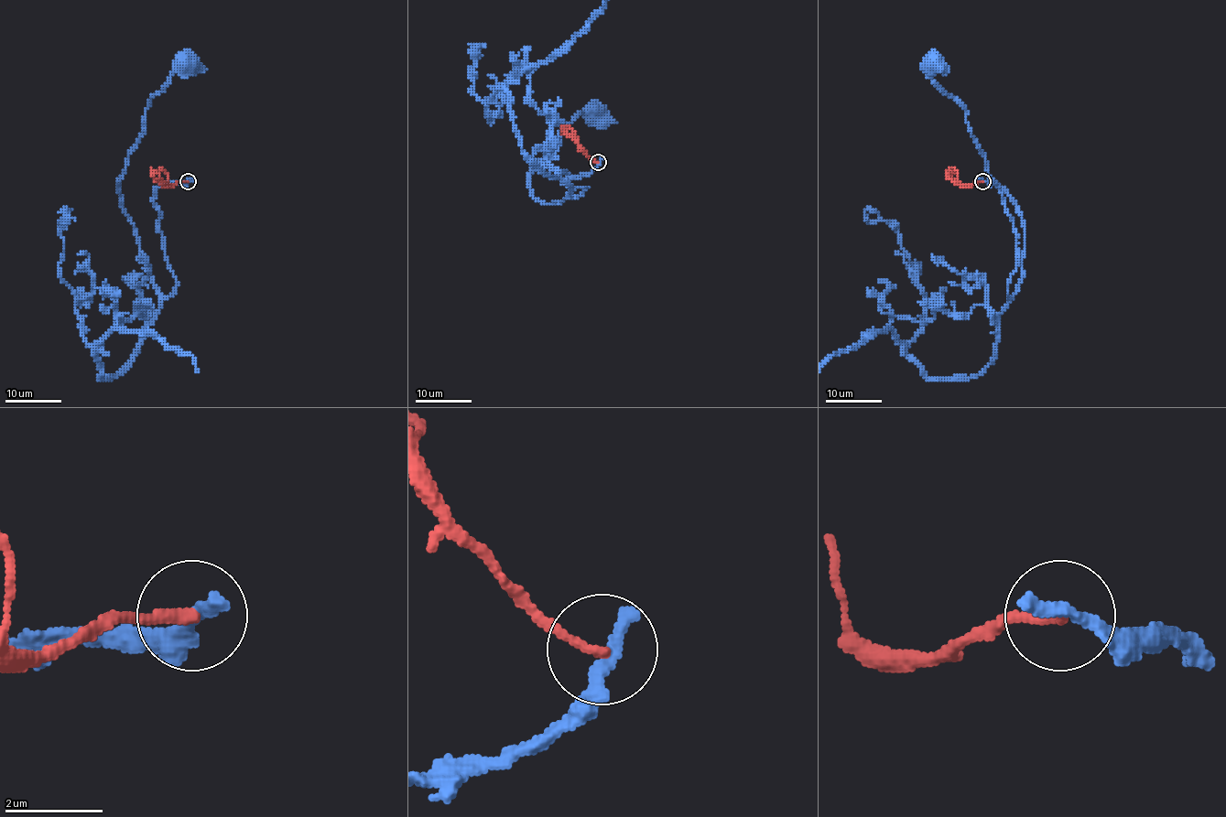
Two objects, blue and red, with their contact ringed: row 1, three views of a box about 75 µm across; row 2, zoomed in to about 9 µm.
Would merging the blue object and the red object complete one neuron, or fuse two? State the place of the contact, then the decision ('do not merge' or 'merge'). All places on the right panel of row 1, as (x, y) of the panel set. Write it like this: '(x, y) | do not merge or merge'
(982, 181) | do not merge

